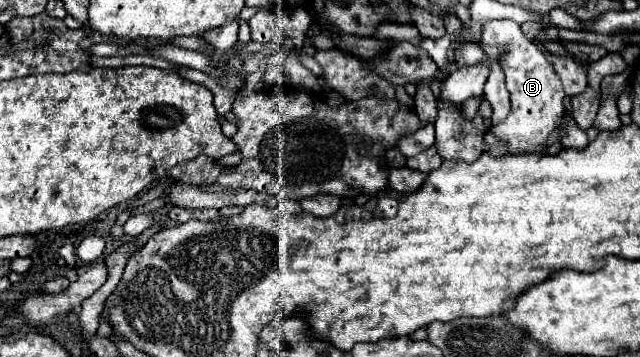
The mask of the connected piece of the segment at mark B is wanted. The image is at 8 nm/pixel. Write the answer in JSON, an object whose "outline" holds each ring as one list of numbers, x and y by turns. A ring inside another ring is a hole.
{"outline":[[489,21,483,25,481,45,495,45,503,49,499,65,505,73,507,91,511,93,511,111,501,121,491,125,491,133,507,145,511,155,523,153,547,153,547,137,561,125,565,115,565,91,553,65,547,61,545,53,523,35,521,25,515,21]]}

